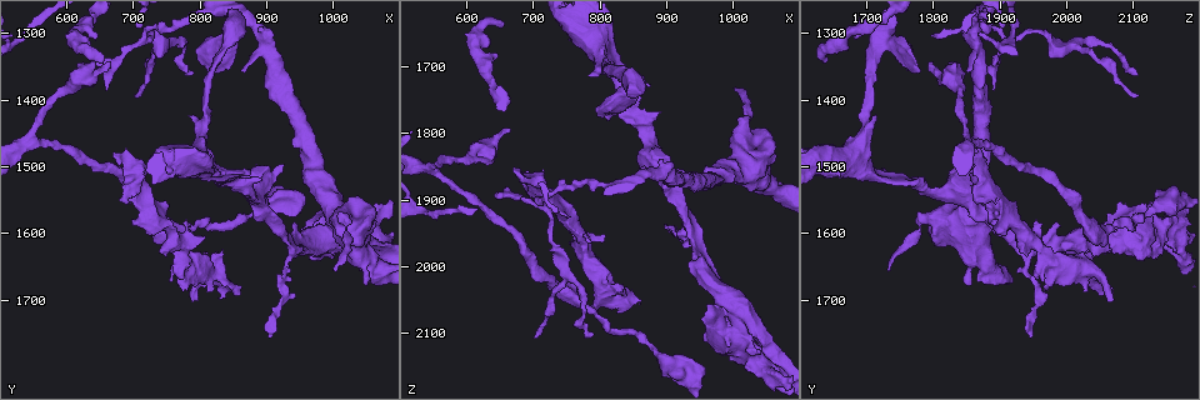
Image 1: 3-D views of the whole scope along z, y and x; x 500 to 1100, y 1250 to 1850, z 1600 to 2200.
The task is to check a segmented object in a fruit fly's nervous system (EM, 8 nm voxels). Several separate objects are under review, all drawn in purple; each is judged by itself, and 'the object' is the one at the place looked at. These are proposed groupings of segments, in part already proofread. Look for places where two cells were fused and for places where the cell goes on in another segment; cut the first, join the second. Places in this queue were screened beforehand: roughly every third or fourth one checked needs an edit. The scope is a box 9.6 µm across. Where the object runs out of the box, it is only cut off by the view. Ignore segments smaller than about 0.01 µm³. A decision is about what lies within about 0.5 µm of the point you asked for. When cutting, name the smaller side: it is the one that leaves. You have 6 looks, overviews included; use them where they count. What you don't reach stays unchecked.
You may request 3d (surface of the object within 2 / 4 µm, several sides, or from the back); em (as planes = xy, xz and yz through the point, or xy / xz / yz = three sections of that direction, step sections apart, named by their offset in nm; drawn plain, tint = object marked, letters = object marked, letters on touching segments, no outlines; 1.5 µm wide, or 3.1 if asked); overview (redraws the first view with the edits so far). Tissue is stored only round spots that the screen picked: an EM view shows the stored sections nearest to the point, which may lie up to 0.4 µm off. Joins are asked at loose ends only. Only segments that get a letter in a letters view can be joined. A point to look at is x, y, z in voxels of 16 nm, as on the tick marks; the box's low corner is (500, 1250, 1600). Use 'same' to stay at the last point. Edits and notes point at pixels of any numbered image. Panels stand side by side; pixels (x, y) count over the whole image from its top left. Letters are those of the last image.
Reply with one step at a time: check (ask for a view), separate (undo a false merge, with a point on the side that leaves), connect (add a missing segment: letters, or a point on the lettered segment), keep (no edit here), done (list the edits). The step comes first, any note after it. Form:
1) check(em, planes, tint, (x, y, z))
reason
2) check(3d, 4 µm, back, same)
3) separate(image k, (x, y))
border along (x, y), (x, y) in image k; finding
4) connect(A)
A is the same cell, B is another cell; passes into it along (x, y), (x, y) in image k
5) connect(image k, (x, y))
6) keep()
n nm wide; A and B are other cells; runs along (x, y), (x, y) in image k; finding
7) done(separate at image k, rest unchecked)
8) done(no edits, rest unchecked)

check(em, xz, step 4, tint, (675, 1485, 1855))
an open end

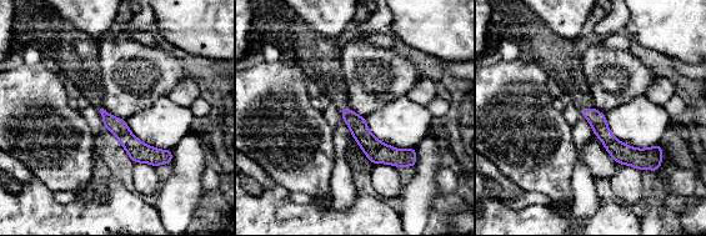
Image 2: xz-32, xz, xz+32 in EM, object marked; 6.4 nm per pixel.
check(em, planes, letters, same)
cut it another way

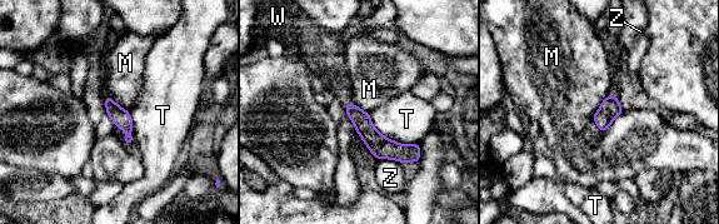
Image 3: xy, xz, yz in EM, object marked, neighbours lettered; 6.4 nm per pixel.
connect(W)
W is the same cell, M, T and Z are other cells; passes into it along (360, 119), (346, 103), (330, 68) in image 3; the cell continues

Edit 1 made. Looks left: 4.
check(3d, 4 µm, (650, 1335, 1895))
thin end

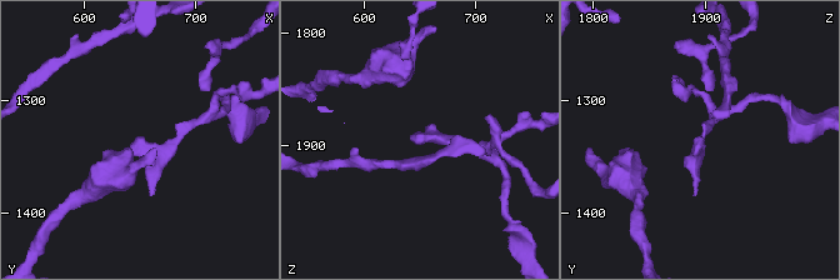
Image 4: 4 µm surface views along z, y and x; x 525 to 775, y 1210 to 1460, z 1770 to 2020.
check(em, xz, step 8, letters, (648, 1334, 1894))

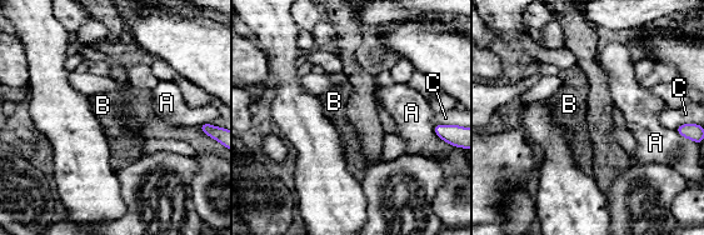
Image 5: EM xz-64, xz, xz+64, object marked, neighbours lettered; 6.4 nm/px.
check(em, planes, letters, same)
cut it another way

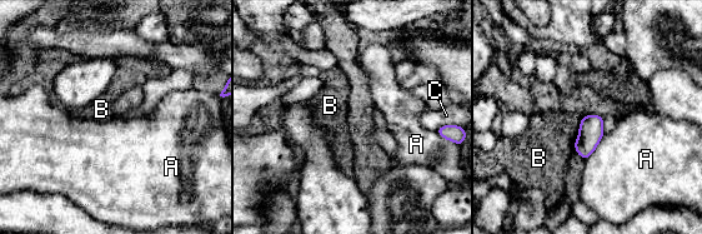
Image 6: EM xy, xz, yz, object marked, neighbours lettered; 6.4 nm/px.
keep()
A, B and C are other cells; border along (583, 116), (573, 147) in image 6; none of them fits

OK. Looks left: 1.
done(connect at image 3, rest unchecked)

